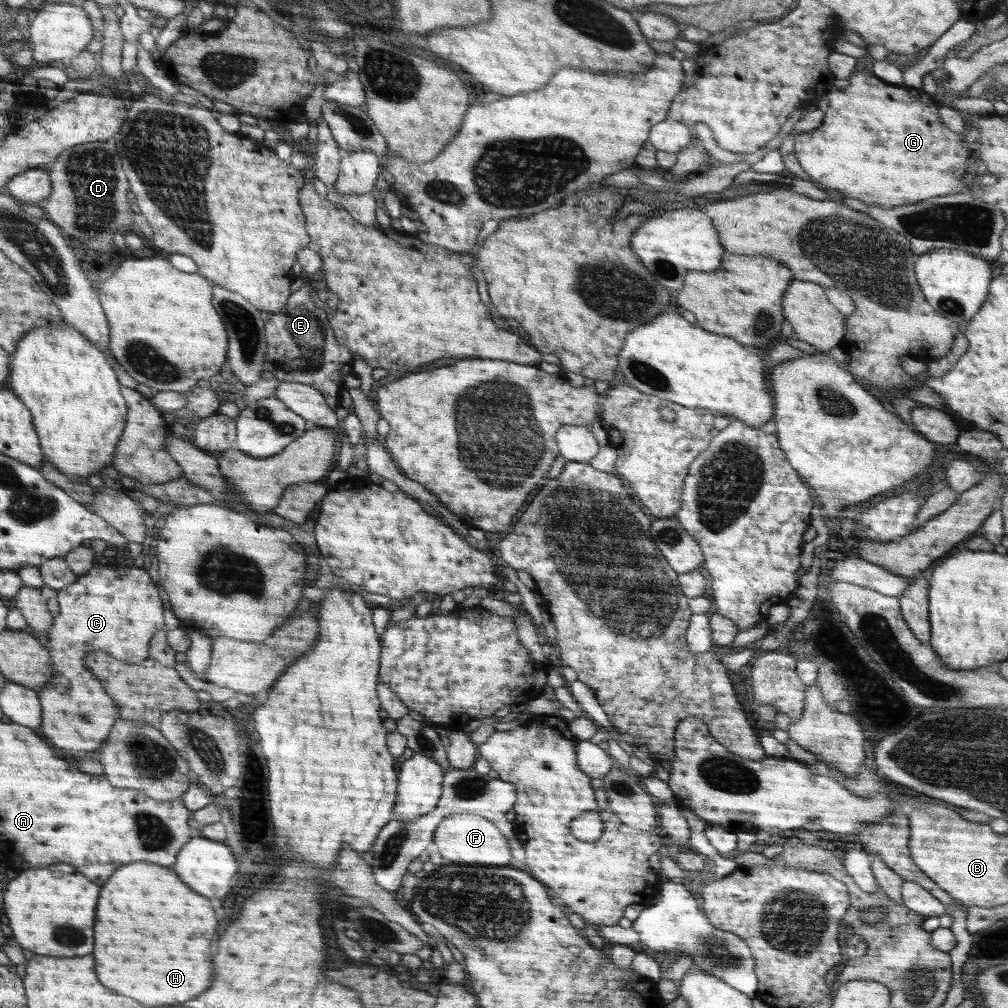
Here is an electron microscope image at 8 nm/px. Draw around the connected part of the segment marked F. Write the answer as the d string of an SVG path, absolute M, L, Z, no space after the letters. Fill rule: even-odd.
M450 814L445 816L434 831L432 842L440 856L446 860L442 866L449 866L453 862L482 862L482 864L496 864L504 866L510 862L510 846L502 832L486 819L478 814Z

